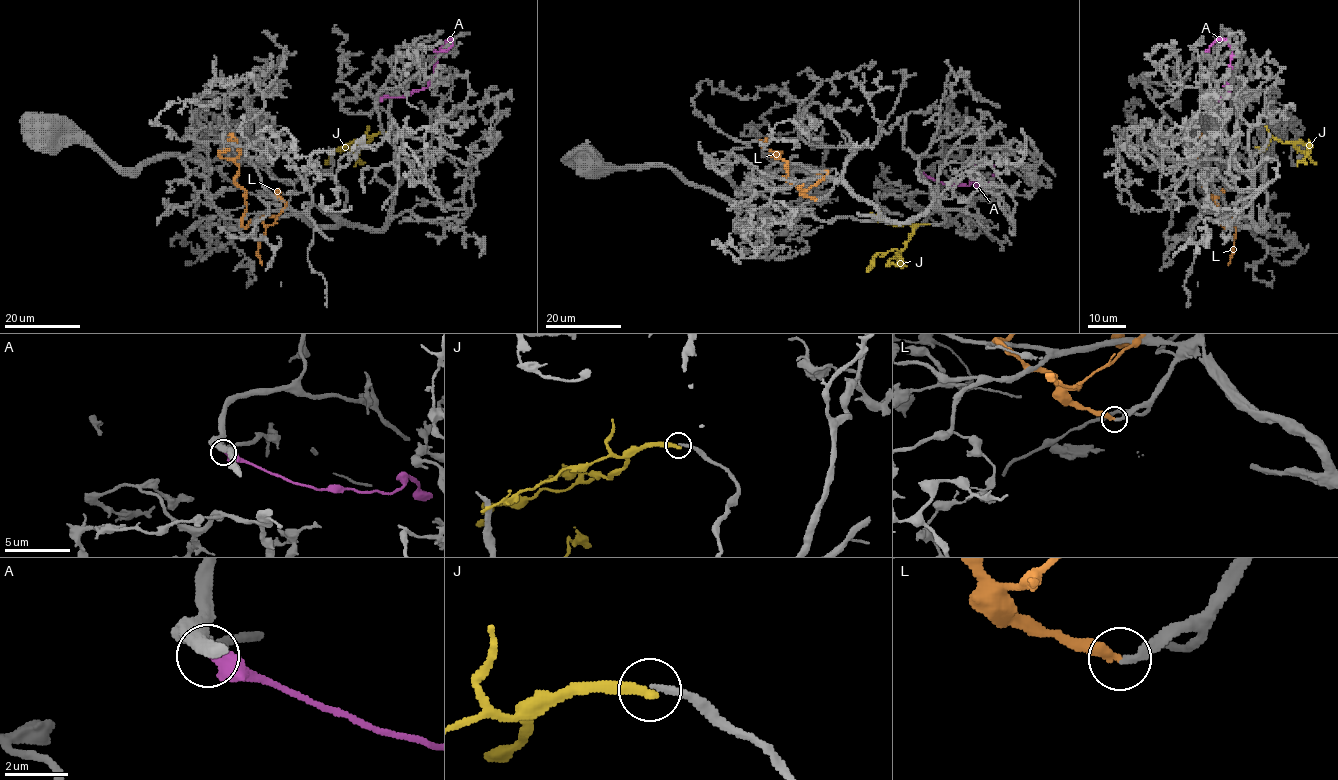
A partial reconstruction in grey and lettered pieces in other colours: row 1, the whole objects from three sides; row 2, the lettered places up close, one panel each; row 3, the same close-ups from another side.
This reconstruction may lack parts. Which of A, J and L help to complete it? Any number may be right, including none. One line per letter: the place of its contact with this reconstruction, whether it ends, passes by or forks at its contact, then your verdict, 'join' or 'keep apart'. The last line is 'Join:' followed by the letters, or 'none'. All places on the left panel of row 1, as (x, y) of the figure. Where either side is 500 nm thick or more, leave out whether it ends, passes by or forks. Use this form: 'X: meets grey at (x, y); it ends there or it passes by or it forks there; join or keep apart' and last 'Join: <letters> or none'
A: meets grey at (377, 99); it ends there; keep apart
J: meets grey at (387, 133); it ends there; keep apart
L: meets grey at (276, 217); it ends there; keep apart
Join: none

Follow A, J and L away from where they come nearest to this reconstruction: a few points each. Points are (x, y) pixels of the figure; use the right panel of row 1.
A: (1217, 99), (1227, 97), (1230, 87), (1225, 78), (1232, 50), (1222, 38), (1210, 50)
J: (1268, 133), (1283, 142), (1293, 143), (1316, 164)
L: (1245, 217), (1239, 215), (1223, 225), (1219, 205), (1200, 180), (1200, 167), (1196, 162), (1196, 139), (1200, 135)

